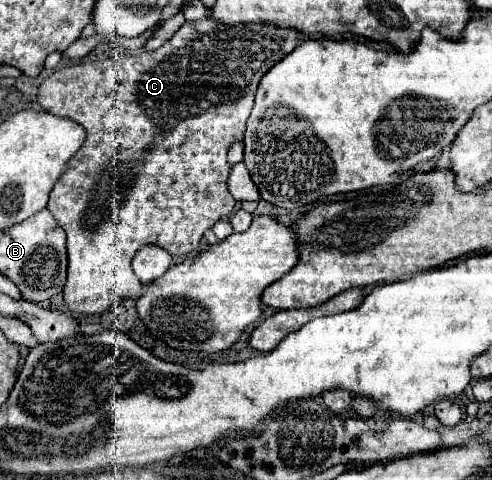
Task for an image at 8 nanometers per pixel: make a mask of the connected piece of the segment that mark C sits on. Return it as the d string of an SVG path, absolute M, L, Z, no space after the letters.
M209 17L209 19L197 21L197 23L185 23L169 41L165 41L155 51L143 51L141 55L131 55L131 57L113 57L113 59L97 61L97 63L71 65L71 67L55 71L51 77L47 77L41 83L39 95L37 95L39 105L45 111L49 111L51 115L69 117L69 119L81 123L85 127L85 131L87 131L85 145L71 159L71 163L67 165L65 173L55 183L55 187L51 191L51 197L49 197L49 203L47 203L47 209L55 215L55 219L59 221L59 225L67 233L69 267L67 267L67 283L65 283L65 289L63 289L63 299L65 299L65 305L69 307L69 311L73 315L105 315L115 303L119 303L123 299L141 297L143 285L135 277L135 273L131 269L131 261L133 261L133 255L143 245L155 243L155 245L163 247L163 249L171 251L171 255L191 253L199 245L201 235L207 229L211 229L215 221L219 221L223 217L229 217L235 211L235 199L231 197L231 193L227 189L227 179L229 179L229 171L231 171L231 165L227 161L227 151L231 147L231 141L243 139L245 121L247 121L247 117L251 113L255 91L257 91L257 85L259 85L261 77L277 61L281 61L289 51L295 49L297 39L299 39L299 33L295 29L279 29L275 25L261 25L261 23L223 25L223 23L219 23L219 21Z

